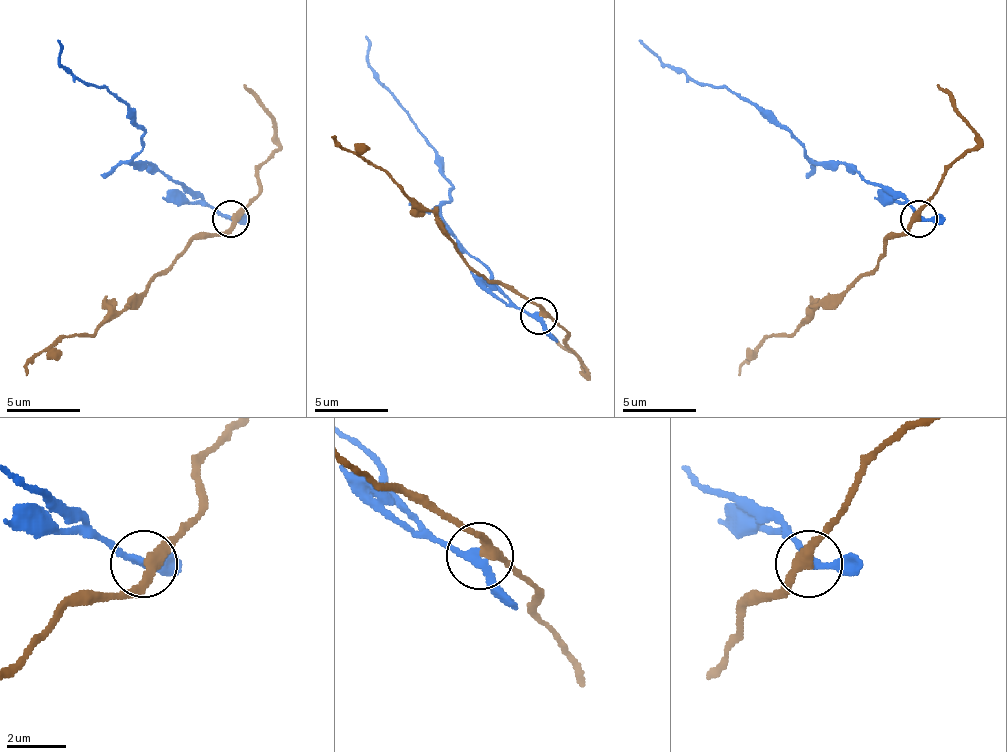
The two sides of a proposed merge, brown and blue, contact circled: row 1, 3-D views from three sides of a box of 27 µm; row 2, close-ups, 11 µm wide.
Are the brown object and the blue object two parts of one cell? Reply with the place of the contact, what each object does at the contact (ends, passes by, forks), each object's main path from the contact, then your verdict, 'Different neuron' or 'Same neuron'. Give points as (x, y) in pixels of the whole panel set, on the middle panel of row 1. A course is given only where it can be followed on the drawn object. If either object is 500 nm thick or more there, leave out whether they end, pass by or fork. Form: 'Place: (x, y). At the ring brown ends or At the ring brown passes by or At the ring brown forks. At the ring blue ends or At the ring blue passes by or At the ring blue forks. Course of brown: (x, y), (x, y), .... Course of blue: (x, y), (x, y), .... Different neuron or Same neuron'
Place: (539, 315). At the ring brown passes by. At the ring blue passes by. Course of brown: (540, 316), (532, 301), (488, 283), (429, 209), (333, 136). Course of blue: (540, 316), (529, 316), (462, 246), (440, 213), (451, 187), (440, 154), (378, 77), (367, 58), (367, 36). Different neuron

